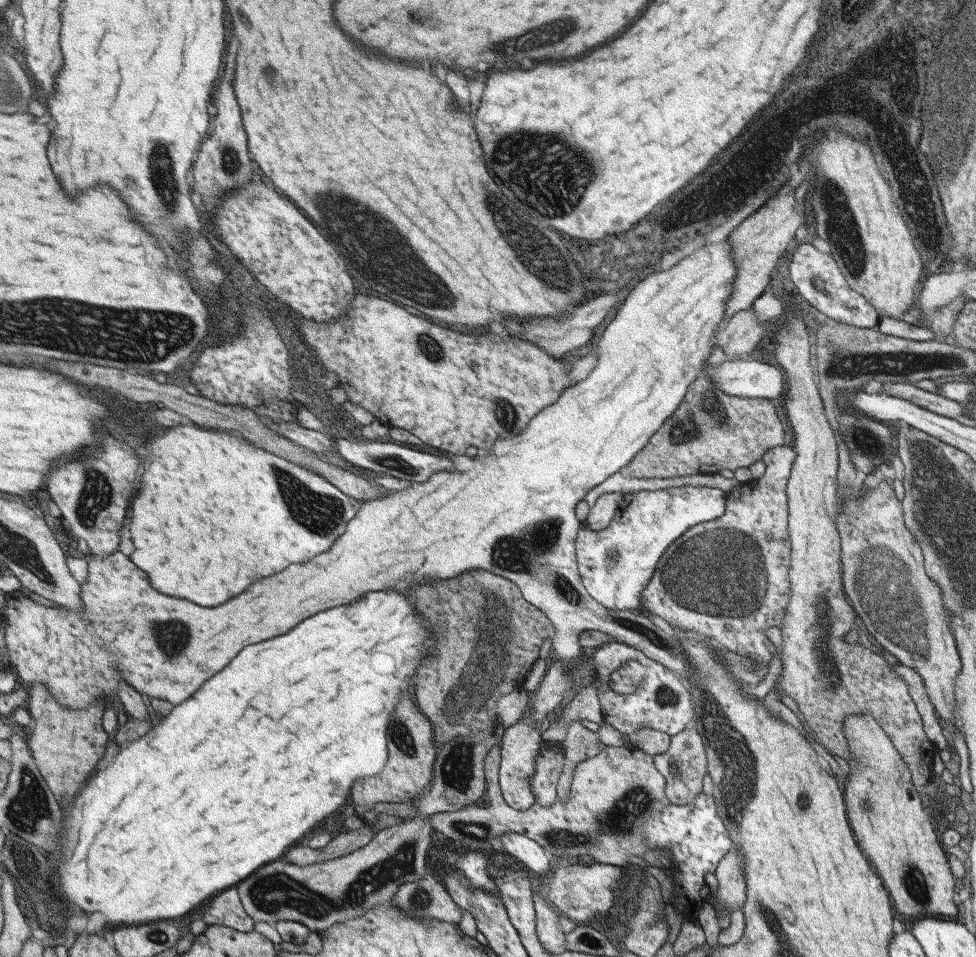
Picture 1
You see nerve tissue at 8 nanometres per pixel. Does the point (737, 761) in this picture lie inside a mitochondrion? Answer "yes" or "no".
yes

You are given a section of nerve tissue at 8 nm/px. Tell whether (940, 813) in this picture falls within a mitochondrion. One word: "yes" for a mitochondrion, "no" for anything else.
no

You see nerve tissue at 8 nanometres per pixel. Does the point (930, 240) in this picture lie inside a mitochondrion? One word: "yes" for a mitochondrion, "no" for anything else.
no

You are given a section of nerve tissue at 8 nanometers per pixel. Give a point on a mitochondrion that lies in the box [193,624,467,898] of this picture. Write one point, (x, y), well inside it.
(401, 738)

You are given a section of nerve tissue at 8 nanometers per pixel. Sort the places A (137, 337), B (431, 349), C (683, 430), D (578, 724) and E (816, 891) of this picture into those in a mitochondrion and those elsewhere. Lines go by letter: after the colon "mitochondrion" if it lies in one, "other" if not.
A: mitochondrion
B: mitochondrion
C: mitochondrion
D: other
E: other

